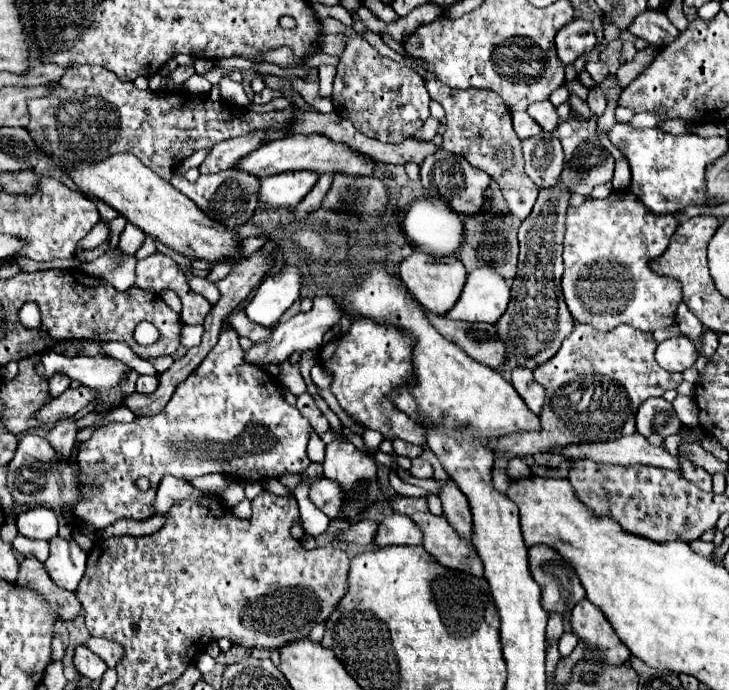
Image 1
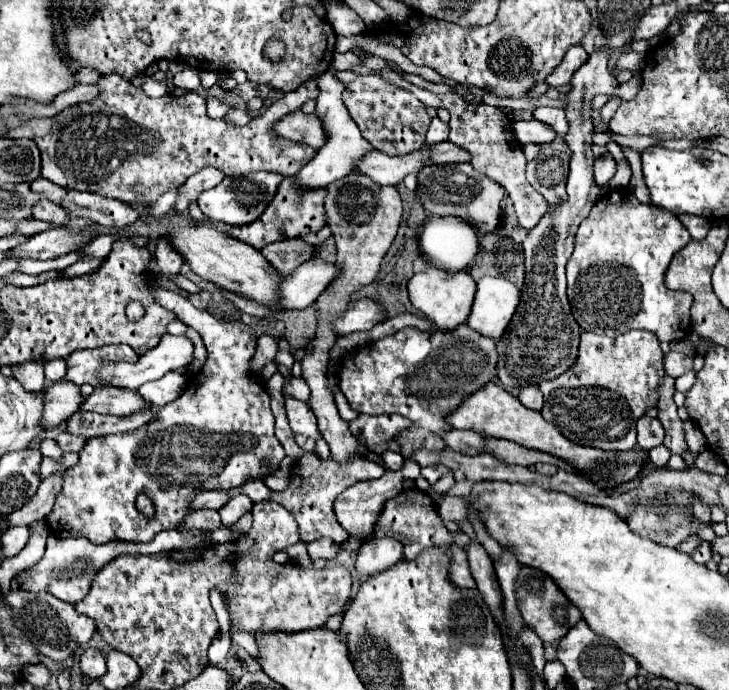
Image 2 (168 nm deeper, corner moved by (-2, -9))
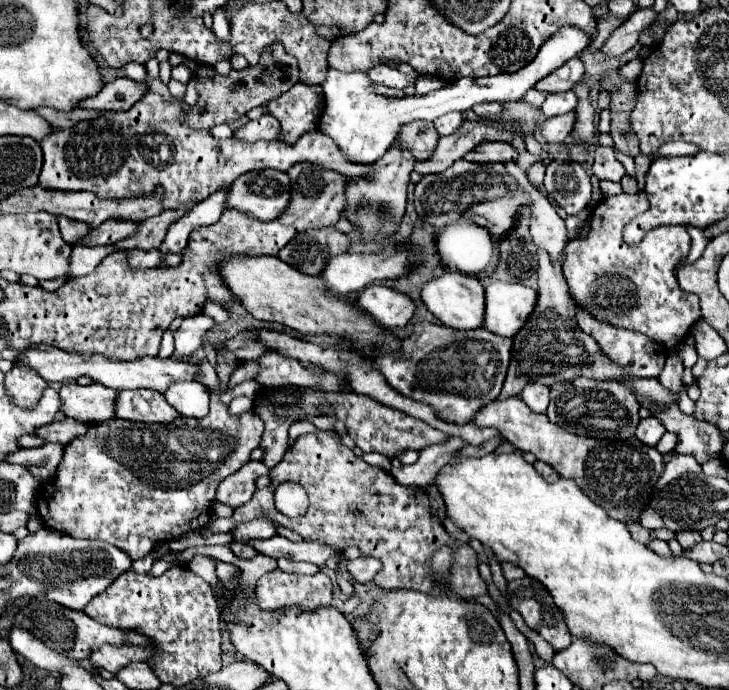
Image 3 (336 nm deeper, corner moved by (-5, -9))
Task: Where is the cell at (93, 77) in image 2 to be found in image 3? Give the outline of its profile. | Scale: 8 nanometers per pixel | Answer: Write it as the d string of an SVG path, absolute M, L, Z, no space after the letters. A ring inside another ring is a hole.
M129 62L129 64L125 64L123 68L119 68L119 72L121 72L123 76L131 78L131 80L137 80L139 84L149 84L149 80L147 80L147 70L145 70L143 64Z

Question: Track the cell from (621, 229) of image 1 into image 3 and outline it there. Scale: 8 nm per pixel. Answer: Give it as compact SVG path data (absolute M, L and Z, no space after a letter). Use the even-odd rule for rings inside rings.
M645 192L607 196L593 208L587 236L567 244L563 274L567 278L571 298L599 322L629 328L659 340L667 348L685 340L691 326L701 318L699 298L683 292L675 278L675 266L689 254L691 238L685 226L651 228L639 244L623 242L623 228L649 210Z

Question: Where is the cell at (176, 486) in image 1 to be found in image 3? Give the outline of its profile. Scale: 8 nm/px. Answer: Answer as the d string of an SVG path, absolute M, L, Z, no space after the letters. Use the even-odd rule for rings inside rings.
M249 460L249 464L241 468L241 472L235 472L233 476L229 476L229 480L223 480L219 484L215 494L217 502L227 504L231 508L245 504L255 492L255 480L259 476L269 476L269 472L271 468L263 460Z

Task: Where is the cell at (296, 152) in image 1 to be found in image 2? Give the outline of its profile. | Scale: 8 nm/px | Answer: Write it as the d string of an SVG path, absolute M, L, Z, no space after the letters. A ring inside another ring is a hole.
M424 146L422 150L410 152L406 156L388 156L374 150L358 162L356 172L370 176L376 184L388 186L402 182L410 172L420 172L420 168L428 166L426 160L430 160L430 146Z

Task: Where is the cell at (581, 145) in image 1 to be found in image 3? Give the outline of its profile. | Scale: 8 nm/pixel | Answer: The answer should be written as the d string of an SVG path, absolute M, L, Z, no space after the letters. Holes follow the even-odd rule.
M597 146L595 150L595 162L593 162L593 174L599 180L613 180L619 182L625 174L625 168L621 166L621 162L613 156L611 148L605 146Z

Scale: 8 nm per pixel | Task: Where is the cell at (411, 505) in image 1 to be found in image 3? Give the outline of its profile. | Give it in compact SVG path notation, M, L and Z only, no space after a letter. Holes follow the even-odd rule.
M317 430L299 436L297 442L285 452L285 458L271 470L271 484L267 488L257 488L247 504L235 508L233 520L213 518L207 528L211 532L229 532L233 526L263 514L297 532L303 540L317 540L323 544L327 542L337 550L357 546L363 554L379 558L383 562L381 572L375 576L375 584L379 588L413 589L427 594L445 593L461 596L465 600L487 594L487 584L477 570L475 550L469 544L451 538L441 520L435 516L427 492L423 488L397 484L389 472L363 462L363 458L357 458L353 450L339 444L337 434L333 432ZM287 480L301 484L309 496L309 508L297 520L283 516L273 504L273 492L281 482ZM443 544L449 544L455 550L449 592L441 592L433 572L427 566L431 554Z

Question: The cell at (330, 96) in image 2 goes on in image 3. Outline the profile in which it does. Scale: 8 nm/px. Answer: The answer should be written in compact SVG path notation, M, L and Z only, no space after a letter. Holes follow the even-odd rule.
M561 28L555 36L551 36L539 50L533 62L529 62L521 72L513 74L497 74L489 78L459 78L447 88L429 92L425 96L405 96L405 98L387 98L379 96L371 88L371 80L365 72L337 72L329 70L323 86L325 106L319 120L319 130L335 140L337 148L343 156L347 156L353 164L373 164L379 160L393 144L397 136L397 128L409 120L429 120L433 122L437 116L447 112L463 112L483 102L517 102L523 94L535 84L563 66L569 58L577 56L585 46L589 46L591 36L585 36L579 28Z

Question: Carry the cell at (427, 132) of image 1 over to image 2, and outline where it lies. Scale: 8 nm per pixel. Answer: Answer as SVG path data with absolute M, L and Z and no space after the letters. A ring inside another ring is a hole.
M436 116L430 122L430 130L428 130L428 136L426 136L426 144L438 144L438 142L444 142L444 140L448 140L448 124L442 122Z

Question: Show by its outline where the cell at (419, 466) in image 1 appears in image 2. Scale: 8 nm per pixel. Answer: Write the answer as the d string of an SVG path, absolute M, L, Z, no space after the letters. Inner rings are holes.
M428 466L428 468L422 468L422 476L430 482L430 484L434 484L438 478L442 478L444 474L452 474L452 470L450 468L446 468L446 466Z

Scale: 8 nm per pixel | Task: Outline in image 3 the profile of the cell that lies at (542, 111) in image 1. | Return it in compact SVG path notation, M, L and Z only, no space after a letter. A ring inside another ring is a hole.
M561 92L561 94L549 94L541 110L547 118L553 118L553 116L563 116L567 112L573 112L575 106L577 106L577 98L573 96L573 92Z

